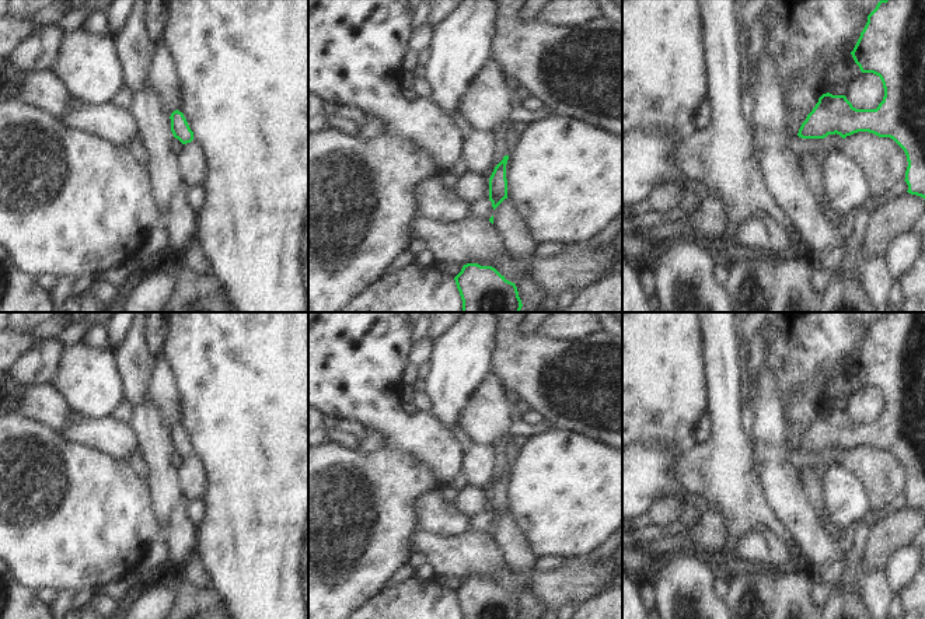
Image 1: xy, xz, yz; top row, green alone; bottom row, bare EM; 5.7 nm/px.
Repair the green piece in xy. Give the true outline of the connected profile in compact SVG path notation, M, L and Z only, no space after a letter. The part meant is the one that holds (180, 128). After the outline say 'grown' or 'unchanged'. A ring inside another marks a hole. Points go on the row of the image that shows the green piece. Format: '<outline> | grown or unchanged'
M177 109L171 113L170 119L174 137L182 144L191 143L193 140L193 132L191 130L184 113Z | unchanged

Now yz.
M880 0L868 15L868 22L851 55L862 73L880 77L884 88L883 101L876 109L856 109L845 95L823 94L802 123L797 136L824 139L837 133L845 139L858 132L869 132L879 137L890 137L907 155L908 167L904 179L908 185L907 192L925 199L925 0Z | unchanged

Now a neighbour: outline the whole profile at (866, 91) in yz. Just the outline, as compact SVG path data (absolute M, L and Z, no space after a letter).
M861 73L849 84L845 97L856 109L876 109L884 97L883 83L873 73Z

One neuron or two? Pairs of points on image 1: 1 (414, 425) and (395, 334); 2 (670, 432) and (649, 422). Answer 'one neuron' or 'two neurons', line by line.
1: one neuron
2: one neuron

